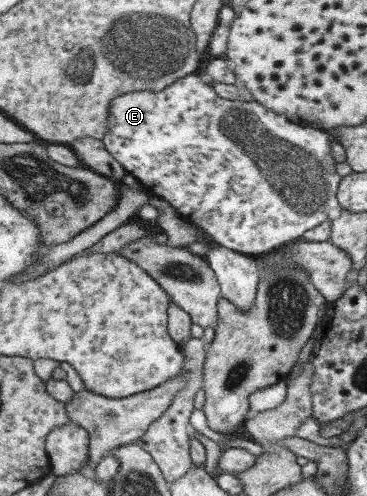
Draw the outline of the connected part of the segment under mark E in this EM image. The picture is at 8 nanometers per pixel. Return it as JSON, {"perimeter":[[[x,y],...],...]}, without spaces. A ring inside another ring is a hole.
{"perimeter":[[[186,74],[157,92],[141,91],[116,96],[113,102],[109,103],[108,112],[107,130],[100,141],[104,149],[126,170],[128,180],[139,184],[147,193],[151,192],[163,199],[178,212],[181,218],[201,229],[211,241],[219,246],[250,257],[263,256],[284,245],[292,244],[295,240],[300,240],[300,236],[305,231],[316,227],[324,220],[332,221],[341,212],[342,208],[336,201],[336,190],[341,176],[336,173],[335,162],[329,153],[328,131],[292,124],[255,101],[225,100],[217,96],[209,80],[199,75]]]}

